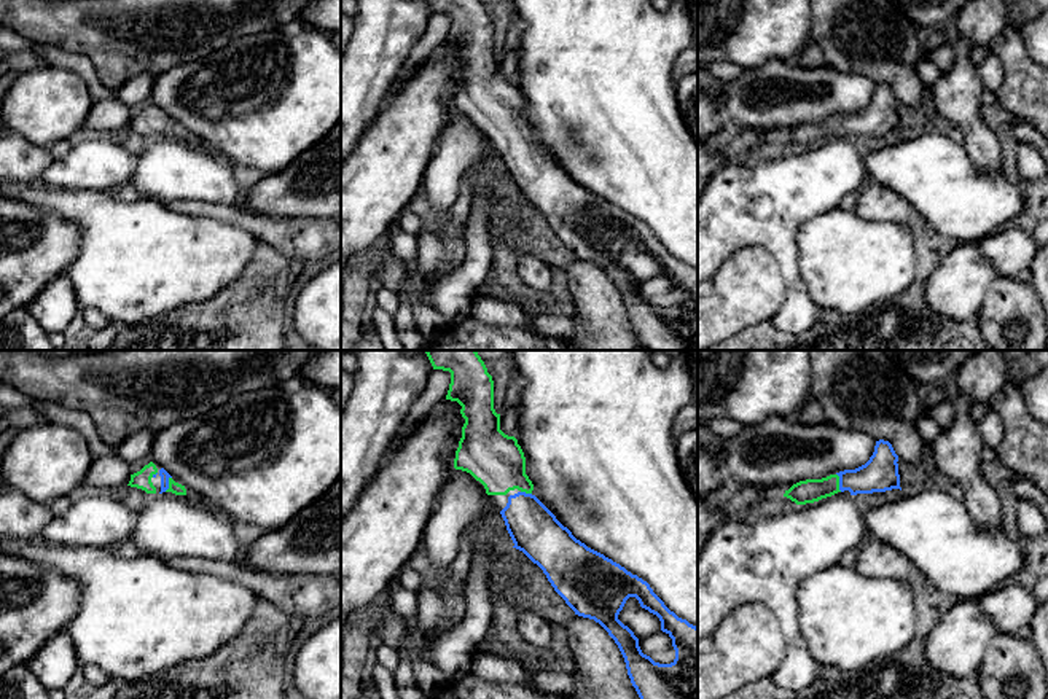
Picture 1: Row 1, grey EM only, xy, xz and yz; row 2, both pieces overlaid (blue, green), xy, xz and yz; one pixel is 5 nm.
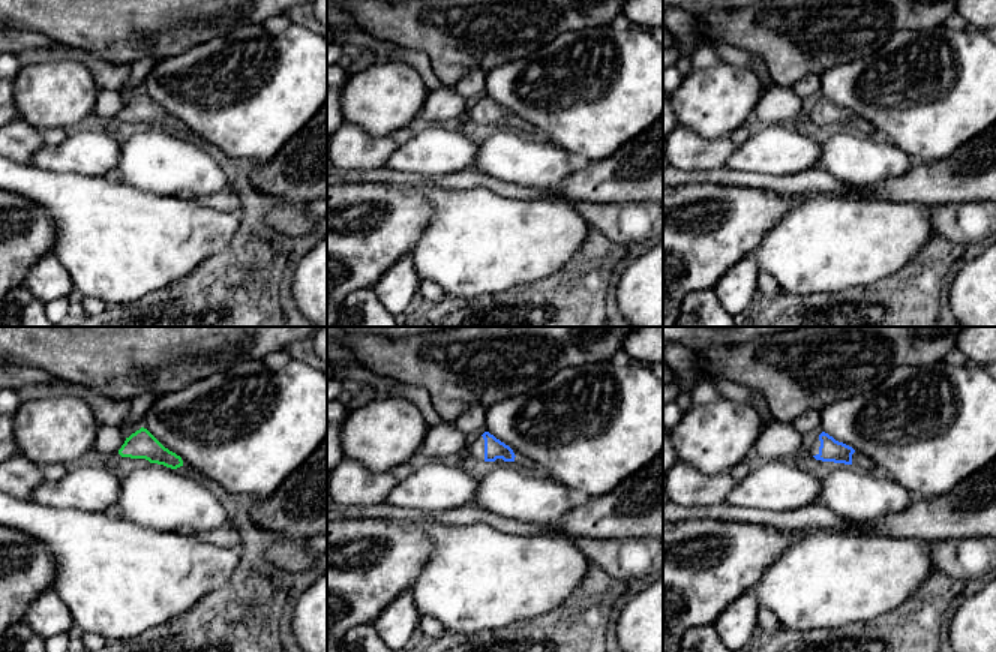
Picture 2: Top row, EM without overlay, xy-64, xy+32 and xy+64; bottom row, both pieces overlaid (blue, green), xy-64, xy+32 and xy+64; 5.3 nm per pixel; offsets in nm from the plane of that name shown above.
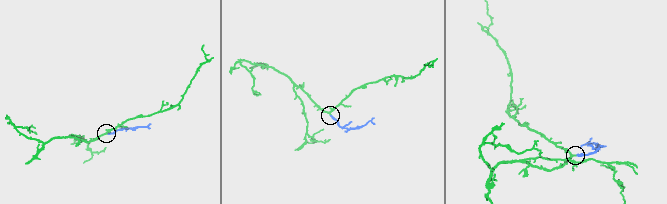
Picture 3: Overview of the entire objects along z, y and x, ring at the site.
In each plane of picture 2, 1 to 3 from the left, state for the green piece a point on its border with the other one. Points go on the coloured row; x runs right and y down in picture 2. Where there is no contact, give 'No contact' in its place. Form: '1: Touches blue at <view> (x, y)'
1: No contact
2: No contact
3: No contact

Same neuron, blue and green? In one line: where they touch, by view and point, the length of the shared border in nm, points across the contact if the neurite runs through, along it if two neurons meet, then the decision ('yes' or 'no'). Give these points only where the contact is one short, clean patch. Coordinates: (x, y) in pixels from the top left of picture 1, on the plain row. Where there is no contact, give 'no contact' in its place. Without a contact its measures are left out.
yz (840, 126) | 100 nm | across yz (879, 117), (840, 126), (809, 134) | yes

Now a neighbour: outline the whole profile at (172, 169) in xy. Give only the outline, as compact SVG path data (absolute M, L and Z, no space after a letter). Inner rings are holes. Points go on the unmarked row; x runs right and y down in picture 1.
M162 135L137 154L129 183L142 199L162 204L172 201L234 204L242 193L234 169L226 158L201 145Z

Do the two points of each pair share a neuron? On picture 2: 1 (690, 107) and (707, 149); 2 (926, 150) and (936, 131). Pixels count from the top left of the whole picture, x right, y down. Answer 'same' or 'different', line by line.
1: different
2: same

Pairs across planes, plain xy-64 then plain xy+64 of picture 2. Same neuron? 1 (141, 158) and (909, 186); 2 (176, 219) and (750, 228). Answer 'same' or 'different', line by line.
1: different
2: different

